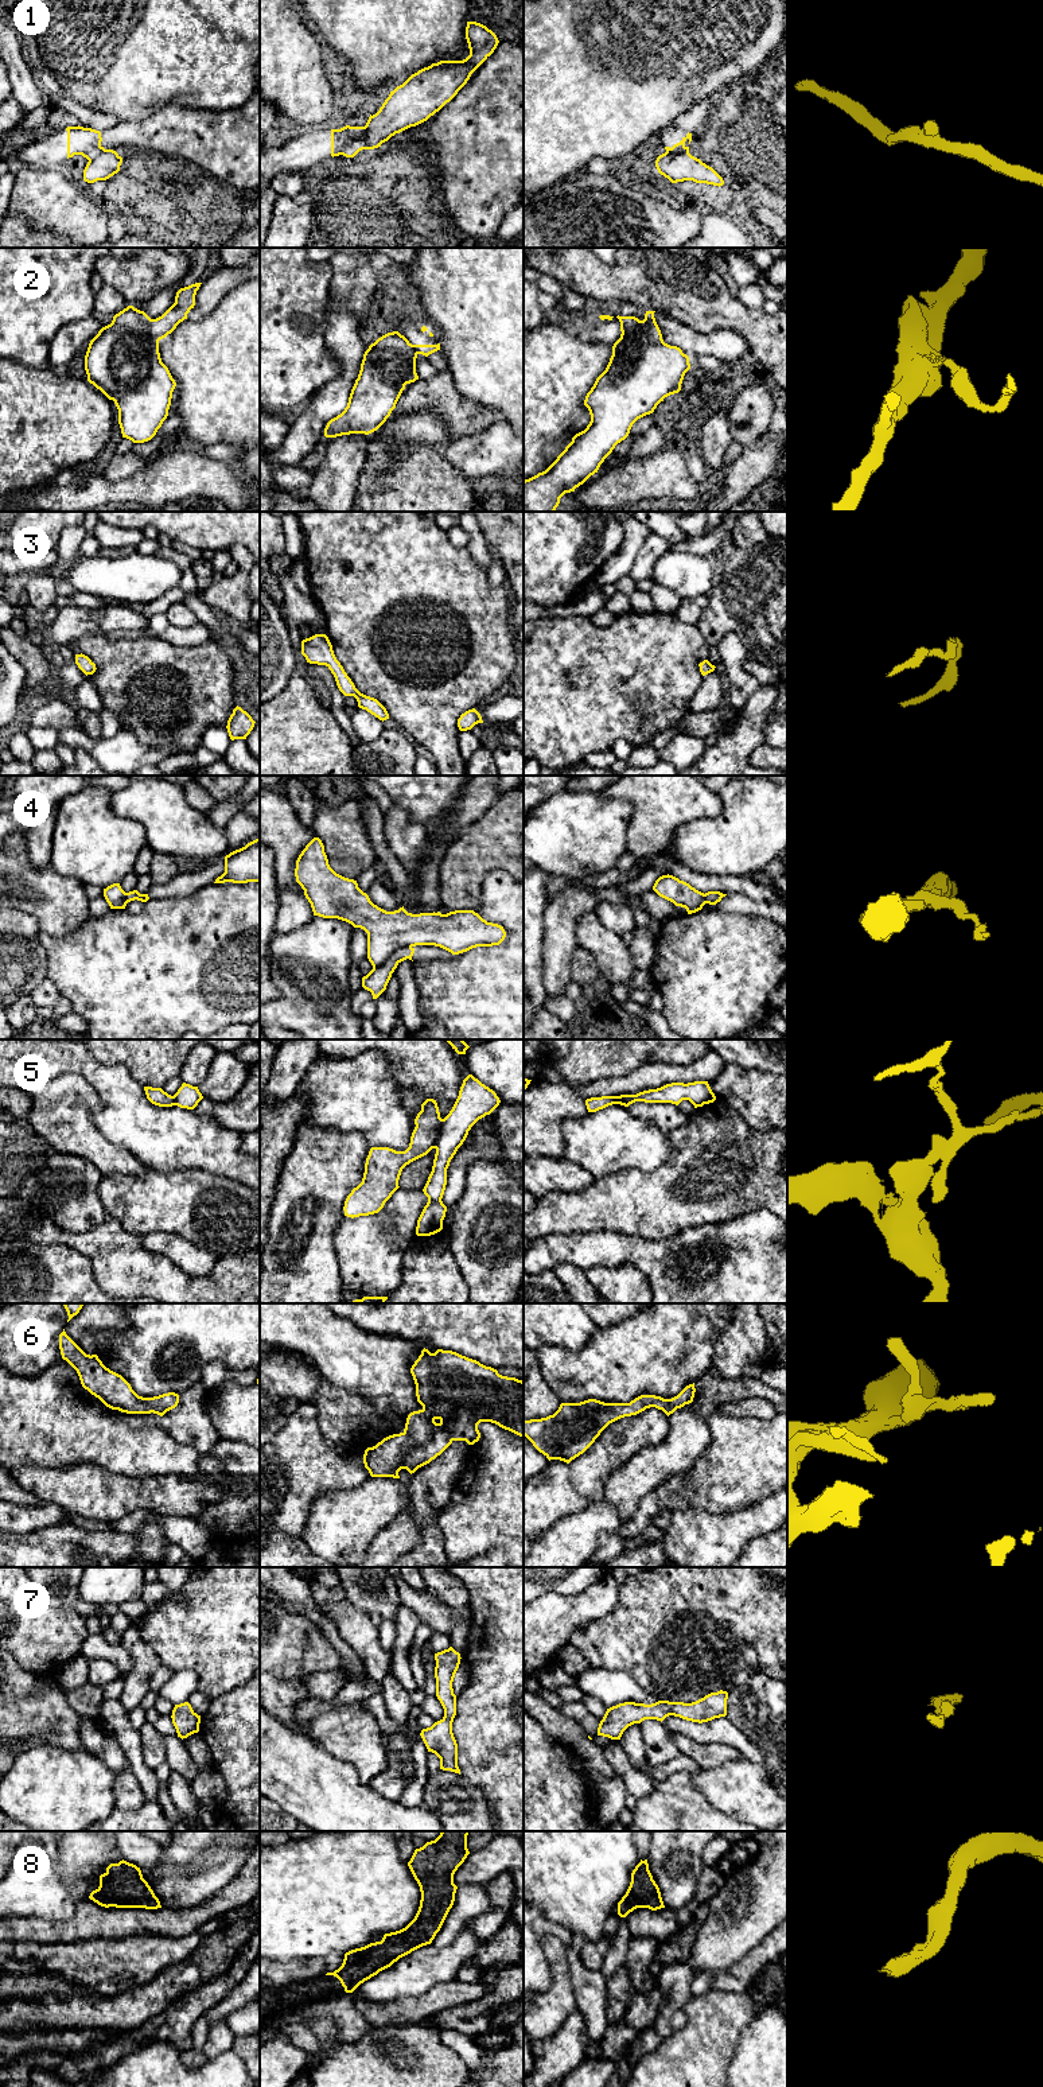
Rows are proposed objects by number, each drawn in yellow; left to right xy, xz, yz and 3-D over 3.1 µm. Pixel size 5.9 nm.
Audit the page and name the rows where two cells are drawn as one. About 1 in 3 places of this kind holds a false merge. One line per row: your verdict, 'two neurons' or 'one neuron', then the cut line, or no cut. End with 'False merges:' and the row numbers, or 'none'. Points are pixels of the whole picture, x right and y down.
1: two neurons | xz (362, 127), (365, 132), (364, 148)
2: two neurons | xy (150, 319), (150, 334), (158, 341)
3: one neuron | no cut
4: two neurons | xz (411, 945), (397, 948), (382, 963), (373, 967)
5: two neurons | xz (443, 1119), (434, 1147)
6: one neuron | no cut
7: one neuron | no cut
8: one neuron | no cut
False merges: 1, 2, 4, 5

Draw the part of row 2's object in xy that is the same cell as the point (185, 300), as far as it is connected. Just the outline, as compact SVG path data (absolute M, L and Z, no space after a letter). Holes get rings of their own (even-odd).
M202 283L180 288L176 292L175 303L159 318L151 319L149 335L160 341L171 334L176 326L187 319L187 314L195 306L195 295Z

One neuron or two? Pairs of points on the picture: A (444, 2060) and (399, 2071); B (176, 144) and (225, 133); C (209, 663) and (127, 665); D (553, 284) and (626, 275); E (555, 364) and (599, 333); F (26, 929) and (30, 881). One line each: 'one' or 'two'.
A: one
B: one
C: one
D: two
E: two
F: two

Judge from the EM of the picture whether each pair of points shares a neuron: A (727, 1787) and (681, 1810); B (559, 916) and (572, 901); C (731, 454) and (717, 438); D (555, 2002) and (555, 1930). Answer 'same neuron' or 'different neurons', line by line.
A: different neurons
B: same neuron
C: different neurons
D: different neurons

